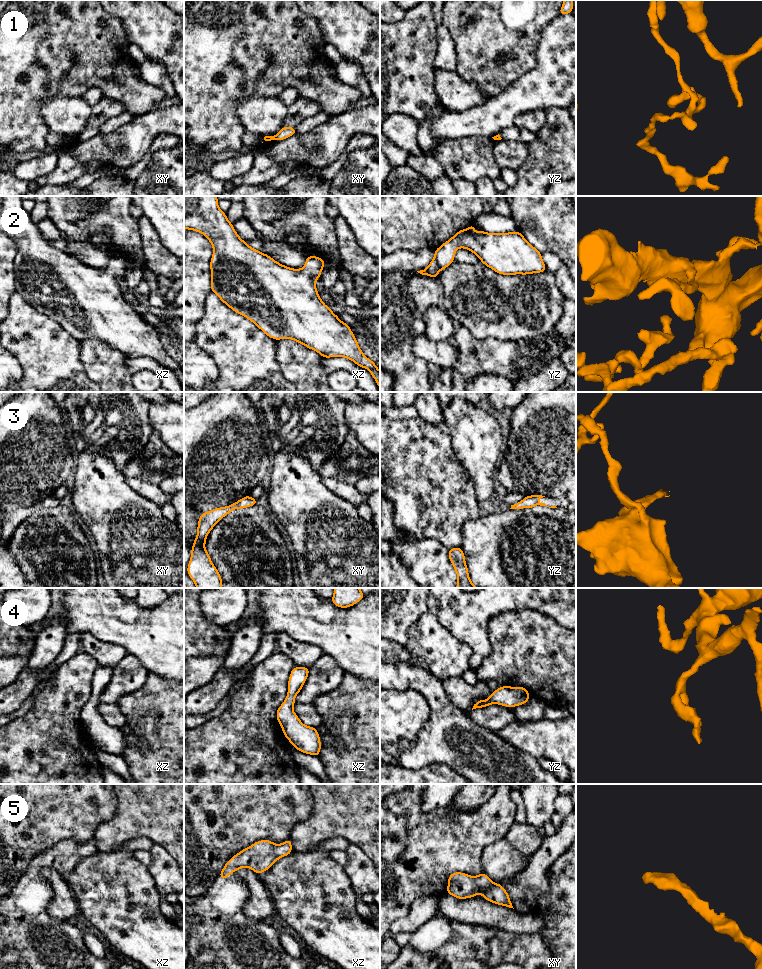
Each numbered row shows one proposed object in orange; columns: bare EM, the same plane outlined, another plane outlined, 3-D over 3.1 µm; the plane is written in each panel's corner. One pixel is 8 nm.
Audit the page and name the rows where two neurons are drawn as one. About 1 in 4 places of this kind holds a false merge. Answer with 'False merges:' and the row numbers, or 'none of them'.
False merges: 1

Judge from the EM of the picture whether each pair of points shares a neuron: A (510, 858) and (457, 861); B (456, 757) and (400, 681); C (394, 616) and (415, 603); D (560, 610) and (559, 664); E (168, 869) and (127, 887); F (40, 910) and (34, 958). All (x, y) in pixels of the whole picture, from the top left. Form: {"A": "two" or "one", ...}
{"A": "two", "B": "one", "C": "one", "D": "two", "E": "two", "F": "one"}

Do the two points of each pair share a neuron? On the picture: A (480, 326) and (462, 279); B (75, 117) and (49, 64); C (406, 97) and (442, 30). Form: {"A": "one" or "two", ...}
{"A": "one", "B": "two", "C": "two"}

